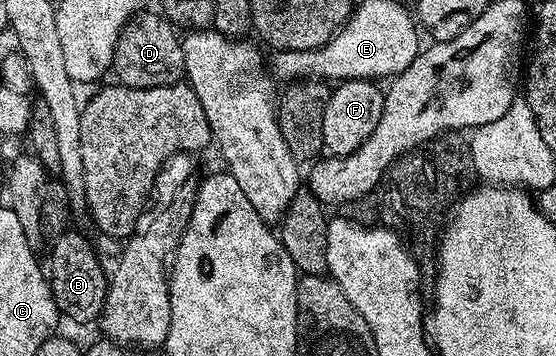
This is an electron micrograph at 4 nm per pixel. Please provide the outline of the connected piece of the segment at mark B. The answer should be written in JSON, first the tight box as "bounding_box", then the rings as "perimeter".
{"bounding_box":[48,232,108,322],"perimeter":[[[65,232],[52,242],[50,250],[50,270],[48,266],[48,281],[50,291],[54,294],[54,302],[58,305],[59,315],[63,319],[71,318],[74,322],[90,322],[99,317],[102,312],[102,305],[106,303],[106,288],[108,285],[107,271],[102,271],[103,259],[99,257],[93,241],[86,239],[82,234]]]}

